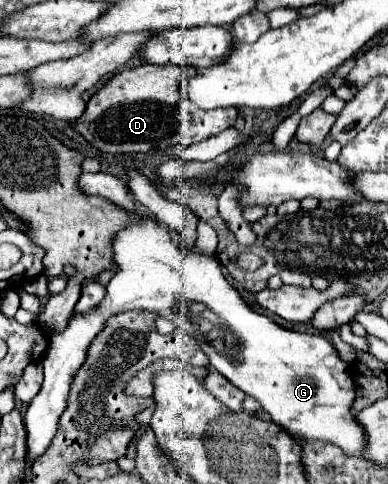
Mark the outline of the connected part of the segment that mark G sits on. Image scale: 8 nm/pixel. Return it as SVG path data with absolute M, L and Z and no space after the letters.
M148 217L142 225L130 225L124 231L116 235L114 241L114 261L120 271L110 279L106 287L106 297L96 305L94 309L86 313L78 313L60 335L52 335L50 347L44 355L44 385L40 393L30 401L30 407L26 411L24 423L28 429L28 461L34 463L44 451L48 449L52 437L58 429L58 419L62 411L66 409L68 401L68 389L72 383L72 377L76 375L76 369L84 363L86 351L92 343L92 339L100 333L106 319L114 313L122 313L126 309L144 309L152 311L156 315L162 315L166 319L172 319L180 331L192 333L206 357L210 359L210 365L222 373L232 385L242 389L246 395L260 401L260 405L270 413L272 421L284 427L288 433L304 437L304 439L322 439L332 445L338 445L348 455L362 455L364 451L364 429L356 423L352 415L352 401L354 401L354 383L348 373L348 365L340 359L338 351L332 347L332 343L320 335L314 333L300 333L300 331L288 331L280 325L276 325L266 315L254 313L240 293L224 279L222 267L216 259L206 257L202 253L186 253L180 243L174 243L174 237L170 231L164 229L164 225L156 223Z

